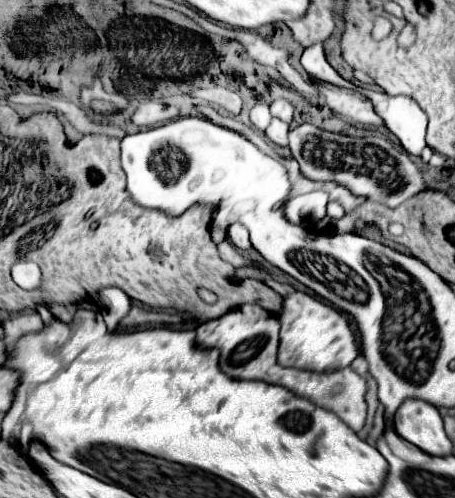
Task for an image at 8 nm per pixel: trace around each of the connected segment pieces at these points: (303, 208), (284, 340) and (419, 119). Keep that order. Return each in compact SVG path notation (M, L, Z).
M312 191L306 195L298 195L294 199L288 199L284 203L284 215L294 225L300 225L308 219L320 221L326 217L326 203L328 203L328 193Z
M292 291L284 295L282 311L276 317L280 321L278 361L284 367L308 371L334 371L348 367L358 357L356 337L348 325L348 319L334 307L310 297L308 293Z
M358 89L372 103L376 113L384 119L386 127L400 139L402 147L410 155L420 155L426 143L426 127L428 115L420 109L420 105L408 95L386 95L384 91L368 91Z

